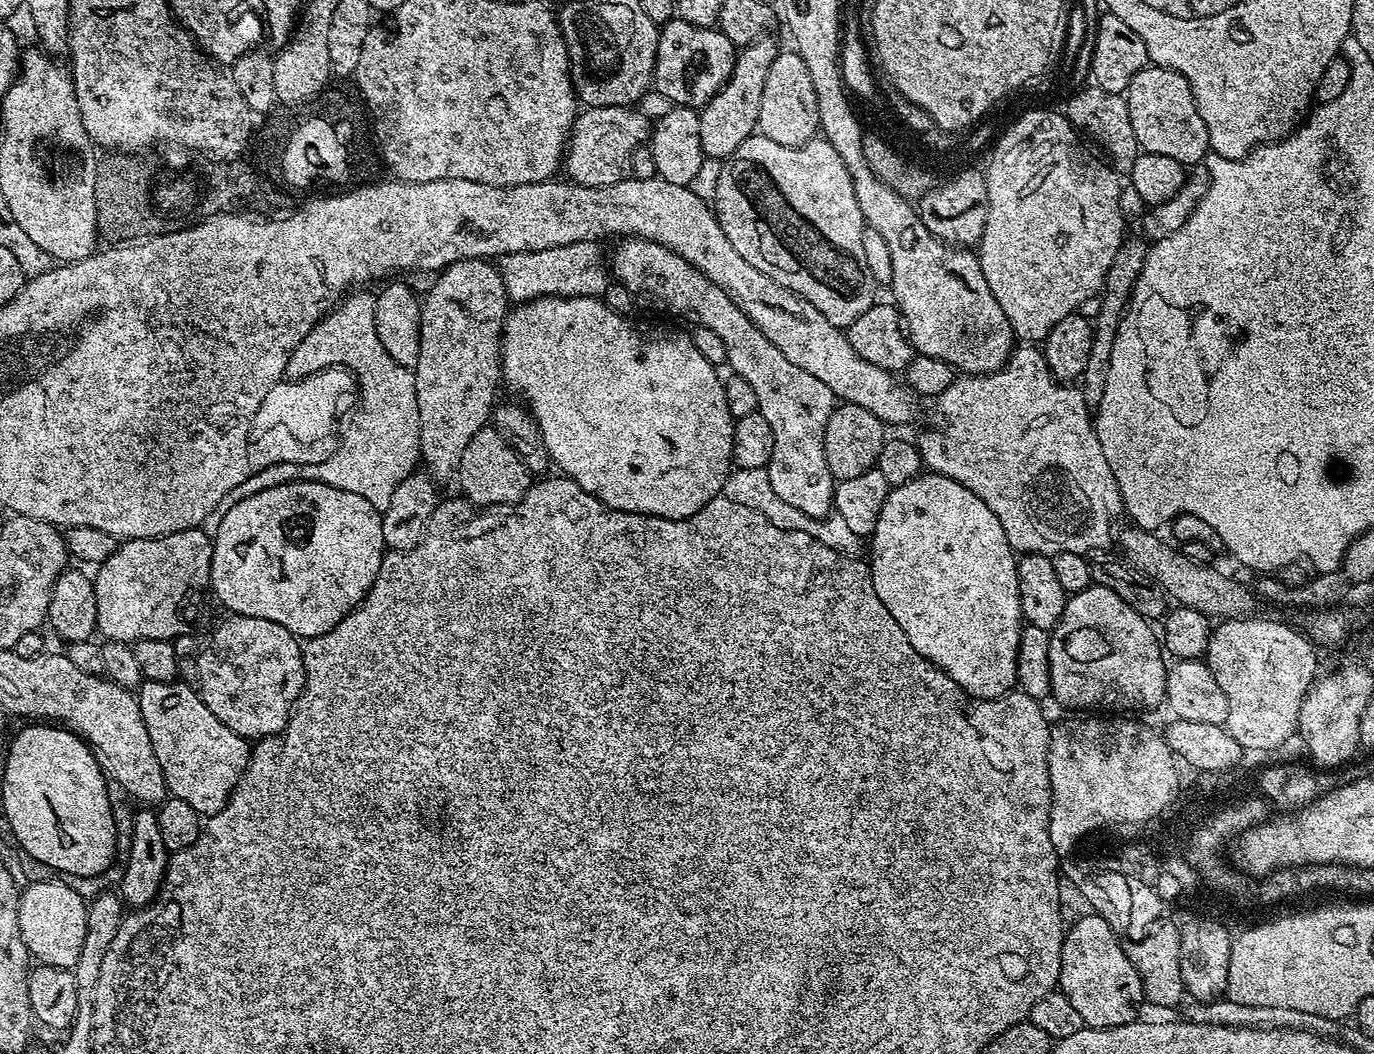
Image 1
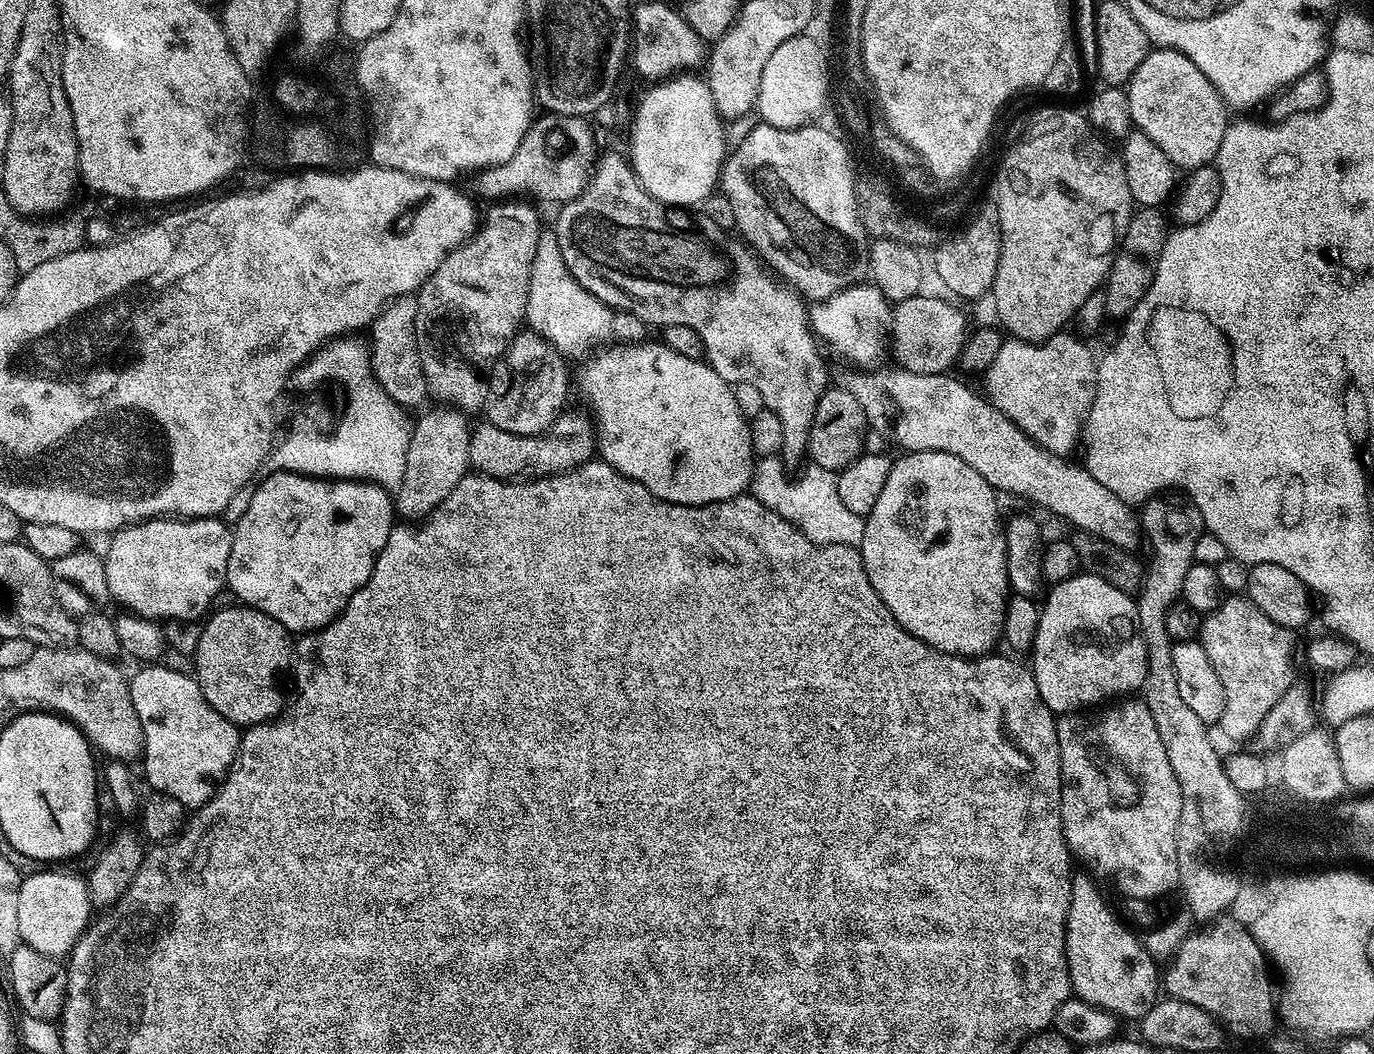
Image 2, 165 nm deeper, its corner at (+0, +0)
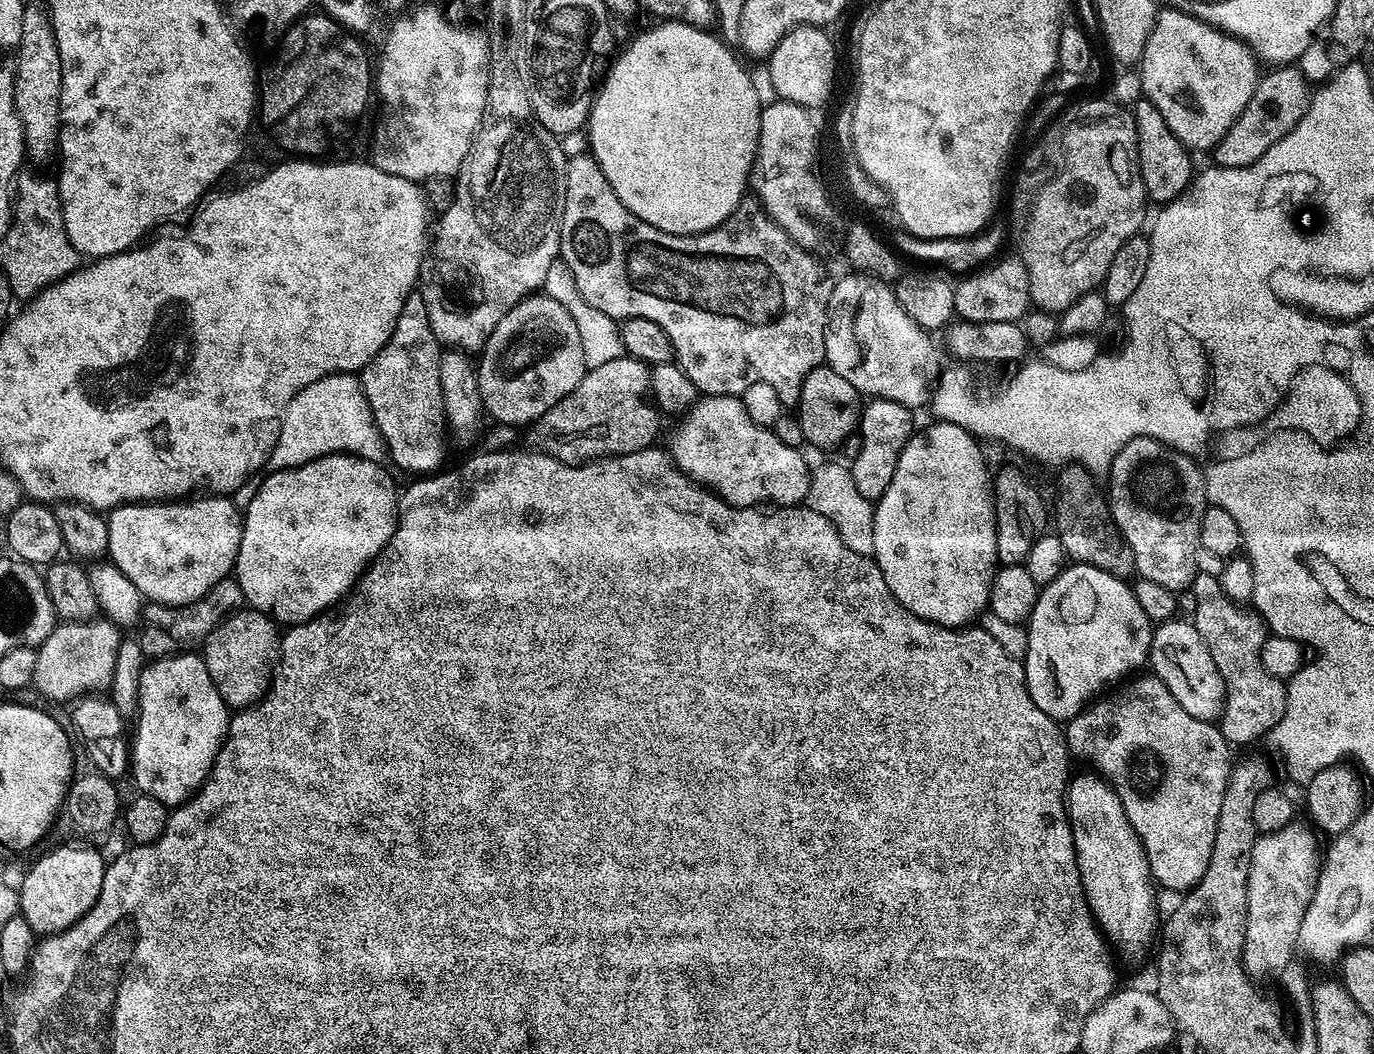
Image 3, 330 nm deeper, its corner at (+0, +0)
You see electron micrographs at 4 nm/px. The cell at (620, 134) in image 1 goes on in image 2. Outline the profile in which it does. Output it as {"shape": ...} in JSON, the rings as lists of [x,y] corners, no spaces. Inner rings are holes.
{"shape":[[[556,113],[539,115],[533,119],[513,158],[504,164],[481,168],[467,177],[467,193],[475,199],[486,198],[492,202],[509,197],[506,196],[509,192],[522,192],[526,189],[548,202],[565,204],[572,201],[584,192],[598,155],[591,129],[593,127],[585,117]]]}

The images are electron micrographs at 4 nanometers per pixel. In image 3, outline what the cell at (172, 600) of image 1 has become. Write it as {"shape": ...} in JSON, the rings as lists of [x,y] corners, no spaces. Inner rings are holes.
{"shape":[[[208,494],[203,498],[205,500],[192,498],[187,502],[121,504],[107,513],[107,555],[111,563],[122,570],[122,574],[126,574],[134,586],[138,586],[145,601],[154,604],[192,604],[209,595],[215,584],[233,575],[244,529],[241,509],[236,509],[228,496]]]}

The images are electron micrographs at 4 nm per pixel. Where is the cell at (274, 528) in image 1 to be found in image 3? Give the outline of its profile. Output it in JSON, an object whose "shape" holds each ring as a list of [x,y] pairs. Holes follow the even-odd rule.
{"shape":[[[337,454],[265,475],[256,497],[242,512],[244,529],[234,569],[234,579],[242,586],[249,609],[261,612],[277,625],[291,626],[313,620],[343,601],[396,529],[398,487],[384,466],[361,456]]]}

